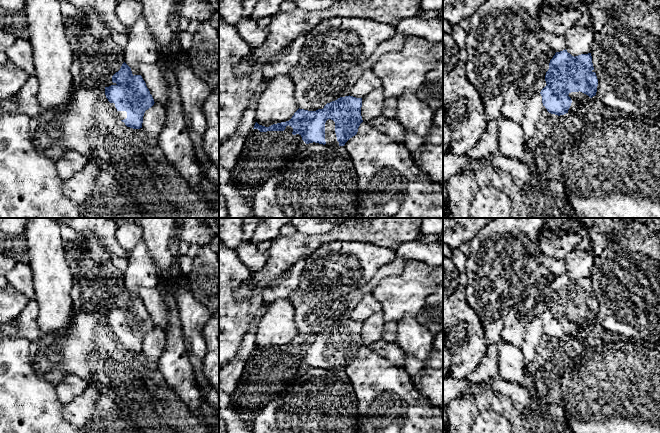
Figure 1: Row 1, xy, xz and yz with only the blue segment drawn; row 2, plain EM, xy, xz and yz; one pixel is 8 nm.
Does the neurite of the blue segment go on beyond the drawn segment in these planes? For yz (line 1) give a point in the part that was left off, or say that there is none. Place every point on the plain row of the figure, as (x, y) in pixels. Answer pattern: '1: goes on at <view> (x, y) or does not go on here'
1: does not go on here

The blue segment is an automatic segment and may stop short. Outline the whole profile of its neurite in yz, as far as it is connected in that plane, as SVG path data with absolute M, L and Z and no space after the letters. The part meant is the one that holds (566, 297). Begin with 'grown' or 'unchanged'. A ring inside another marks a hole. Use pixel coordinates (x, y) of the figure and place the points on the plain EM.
unchanged | M566 273L556 276L545 299L547 309L540 316L547 335L558 340L568 337L571 316L595 320L598 303L593 294L591 277L574 281Z

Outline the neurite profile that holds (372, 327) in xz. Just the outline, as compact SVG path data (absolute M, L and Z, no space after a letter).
M382 312L371 315L362 322L361 340L363 346L369 347L382 338L385 323L386 321Z

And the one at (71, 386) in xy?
M68 373L56 385L56 392L64 403L80 396L89 386L88 379Z

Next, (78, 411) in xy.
M90 382L83 394L64 404L62 410L64 419L82 428L94 413L101 396L99 385L96 382Z

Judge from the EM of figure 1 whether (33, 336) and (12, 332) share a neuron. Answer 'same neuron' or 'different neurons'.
same neuron

